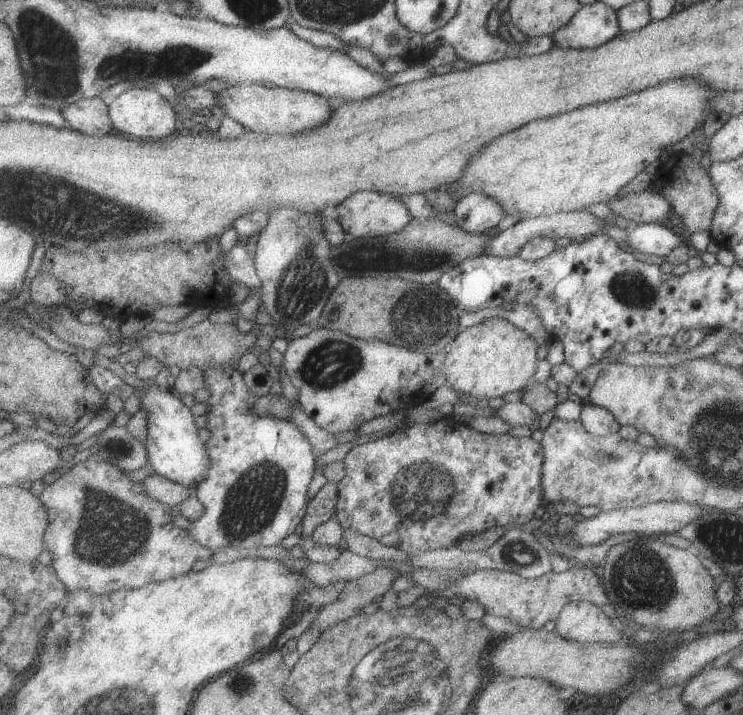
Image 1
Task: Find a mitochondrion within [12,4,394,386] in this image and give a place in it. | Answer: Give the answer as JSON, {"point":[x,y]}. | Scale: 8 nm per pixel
{"point":[40,37]}

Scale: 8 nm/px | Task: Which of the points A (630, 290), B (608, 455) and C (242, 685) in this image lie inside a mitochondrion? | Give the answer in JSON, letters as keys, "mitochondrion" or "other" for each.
{"A":"mitochondrion","B":"mitochondrion","C":"mitochondrion"}

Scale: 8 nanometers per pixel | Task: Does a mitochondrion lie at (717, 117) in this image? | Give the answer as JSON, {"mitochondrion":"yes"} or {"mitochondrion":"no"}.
{"mitochondrion":"no"}

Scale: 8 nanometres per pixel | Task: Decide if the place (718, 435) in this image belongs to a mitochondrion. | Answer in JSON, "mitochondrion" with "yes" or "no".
{"mitochondrion":"yes"}

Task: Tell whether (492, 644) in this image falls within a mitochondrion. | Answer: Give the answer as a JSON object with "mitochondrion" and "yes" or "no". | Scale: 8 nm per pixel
{"mitochondrion":"no"}

